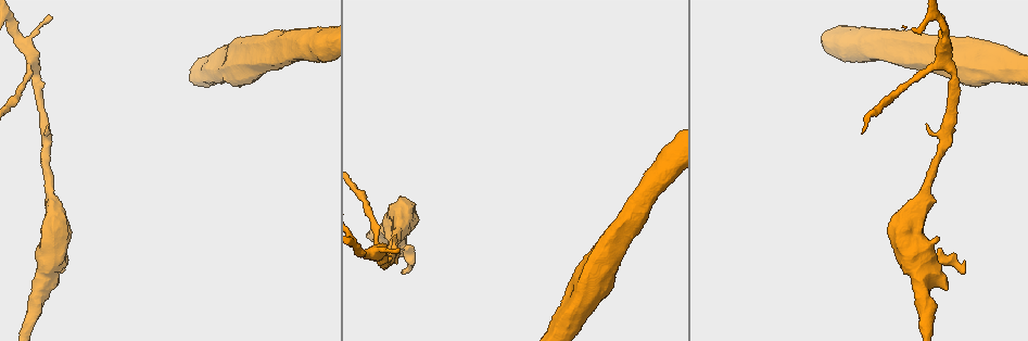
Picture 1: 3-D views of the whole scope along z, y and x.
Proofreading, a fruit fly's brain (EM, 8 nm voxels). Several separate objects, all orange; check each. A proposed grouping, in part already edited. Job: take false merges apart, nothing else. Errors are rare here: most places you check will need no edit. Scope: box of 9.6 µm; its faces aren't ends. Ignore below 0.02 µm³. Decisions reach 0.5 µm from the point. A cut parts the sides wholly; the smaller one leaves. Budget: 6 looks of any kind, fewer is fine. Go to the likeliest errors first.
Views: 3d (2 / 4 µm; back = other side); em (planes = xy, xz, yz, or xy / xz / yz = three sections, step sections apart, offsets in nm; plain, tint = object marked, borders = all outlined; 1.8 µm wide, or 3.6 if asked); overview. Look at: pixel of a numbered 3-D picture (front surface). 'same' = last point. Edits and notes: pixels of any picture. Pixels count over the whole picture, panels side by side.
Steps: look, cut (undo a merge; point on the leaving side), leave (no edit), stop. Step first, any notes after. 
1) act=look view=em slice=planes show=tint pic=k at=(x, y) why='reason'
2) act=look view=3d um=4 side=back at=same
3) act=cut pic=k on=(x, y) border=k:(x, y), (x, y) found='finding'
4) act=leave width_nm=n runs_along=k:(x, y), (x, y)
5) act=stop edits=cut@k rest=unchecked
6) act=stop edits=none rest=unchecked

act=look view=em slice=planes show=tint pic=1 at=(942, 61) why='three-way junction'

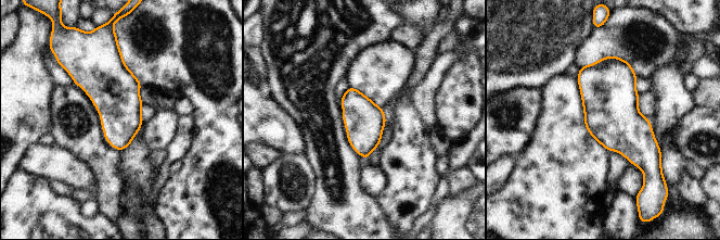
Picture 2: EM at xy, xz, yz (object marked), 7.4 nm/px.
act=leave found='one neuron here'

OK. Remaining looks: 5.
act=look view=em um=3.6 slice=planes show=tint pic=1 at=(922, 271) why='calibre changes'

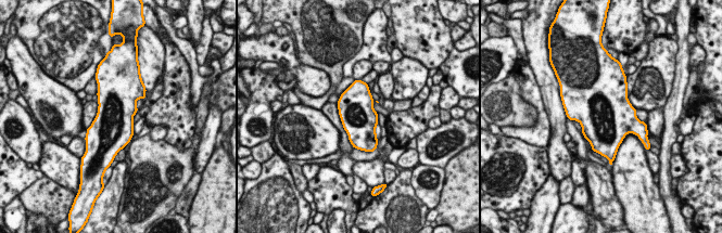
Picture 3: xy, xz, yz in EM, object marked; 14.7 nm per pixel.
act=leave width_nm=500 found='one neuron here'

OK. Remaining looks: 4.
act=look view=em um=3.6 slice=planes show=tint pic=1 at=(922, 205) why='calibre changes'

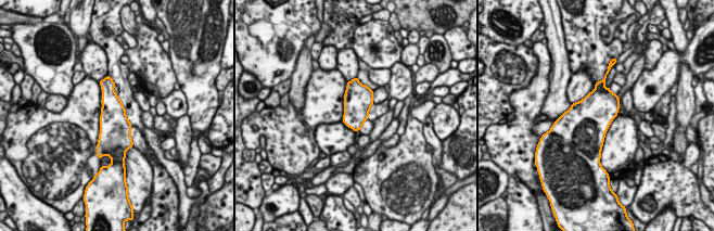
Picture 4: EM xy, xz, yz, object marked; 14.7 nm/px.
act=leave found='continuous, no second neuron'

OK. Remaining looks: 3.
act=stop edits=none rest=unchecked

